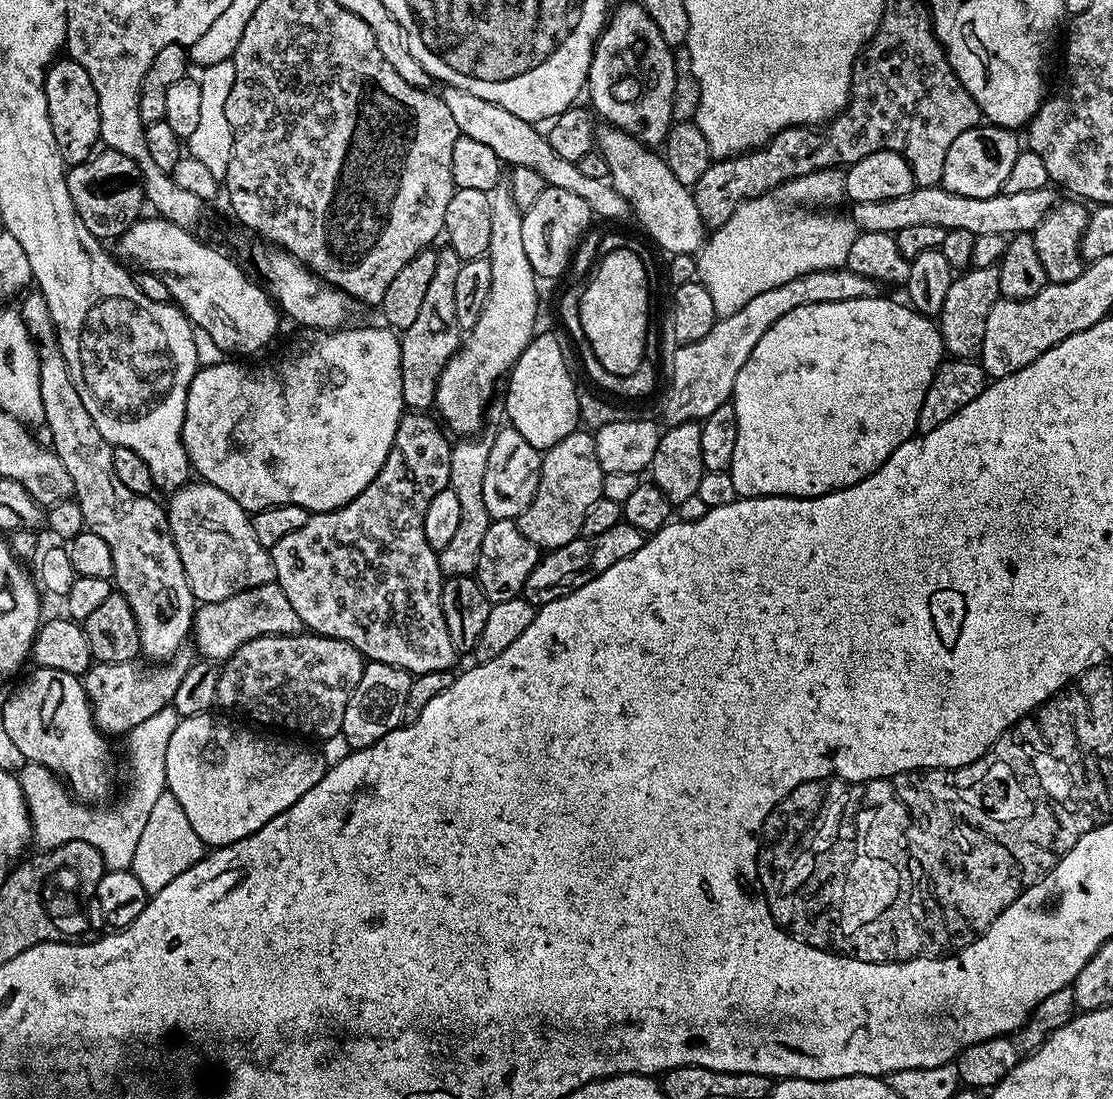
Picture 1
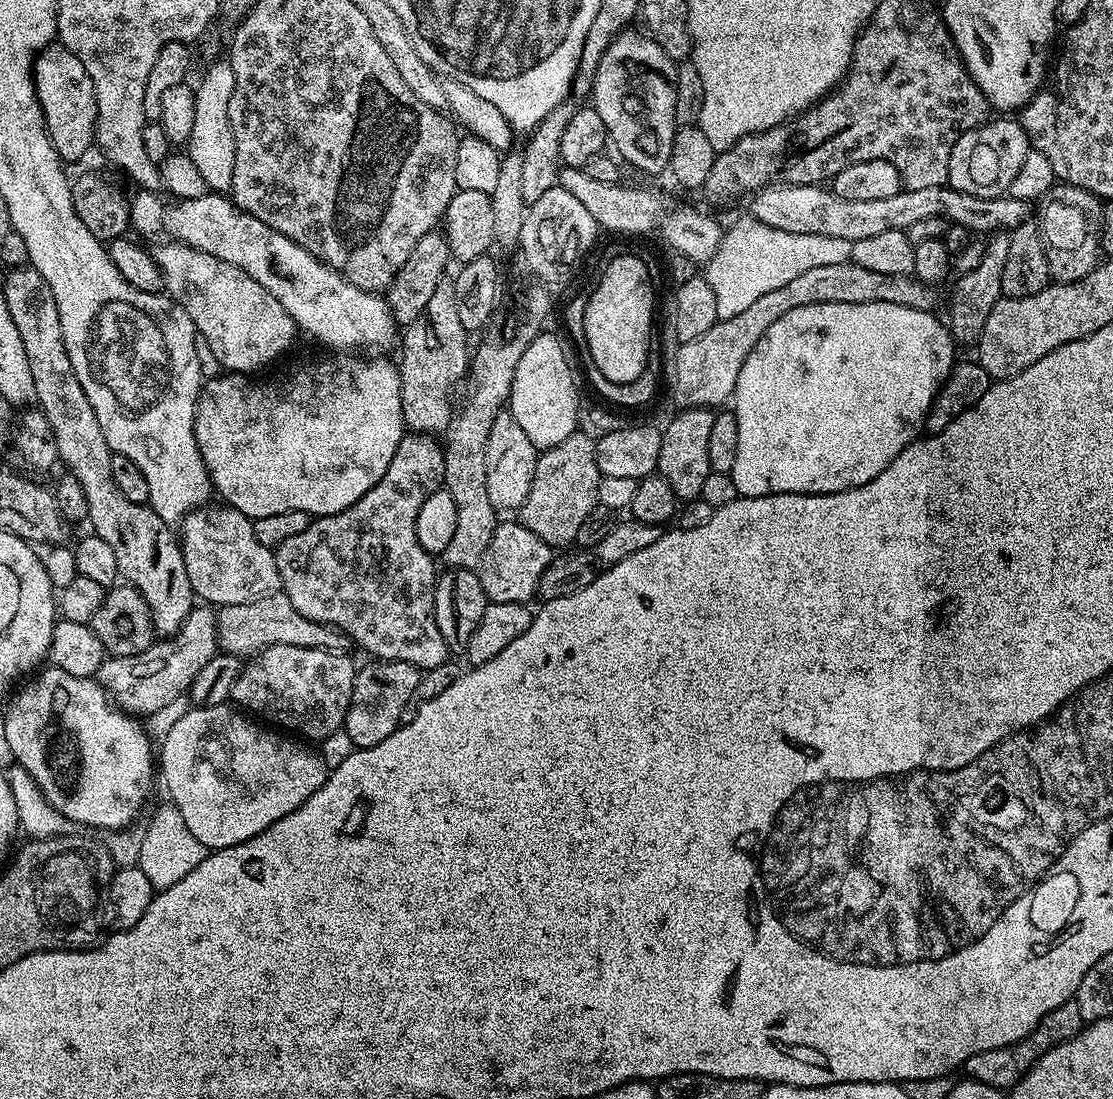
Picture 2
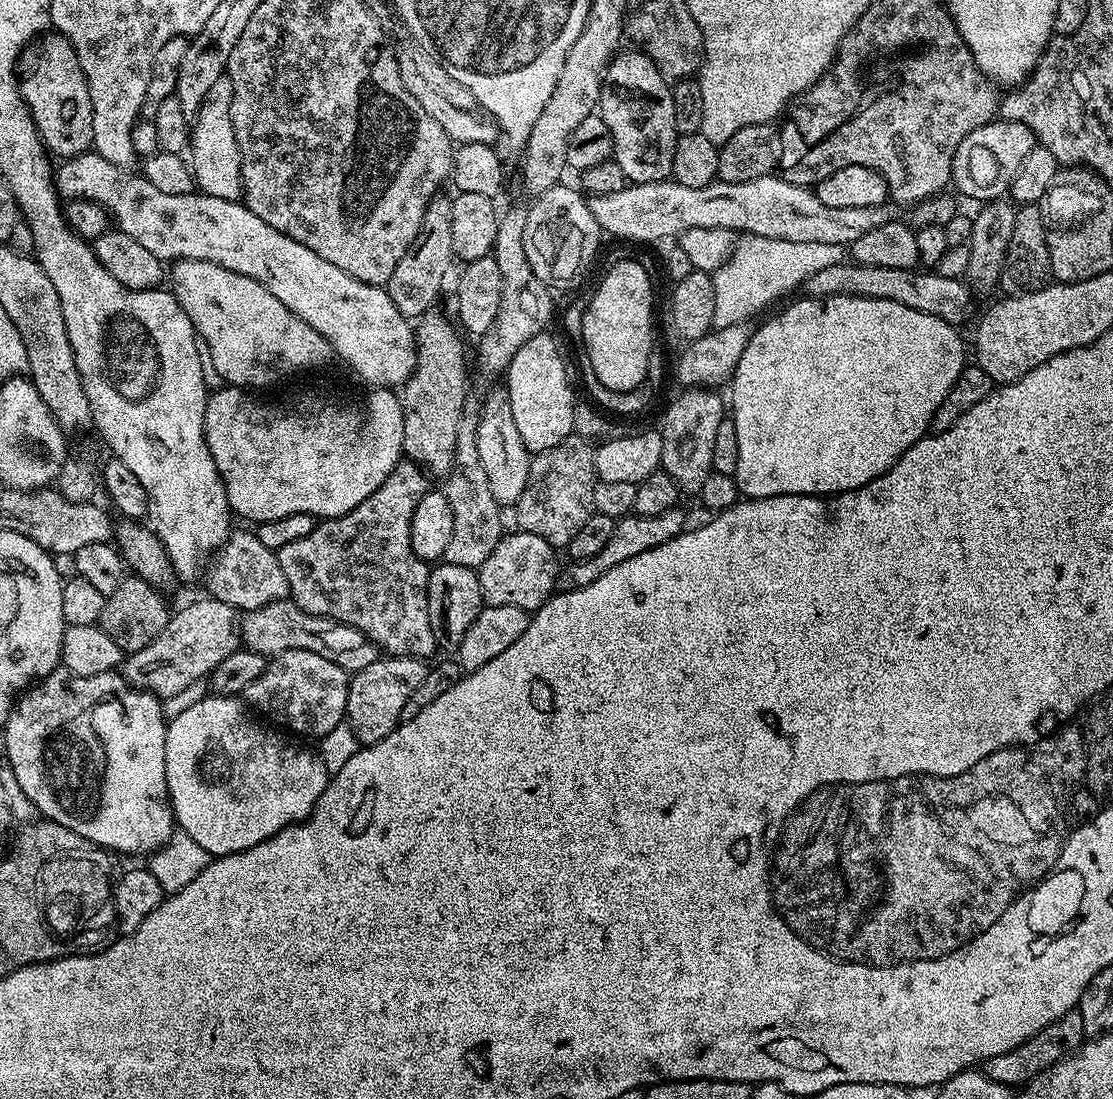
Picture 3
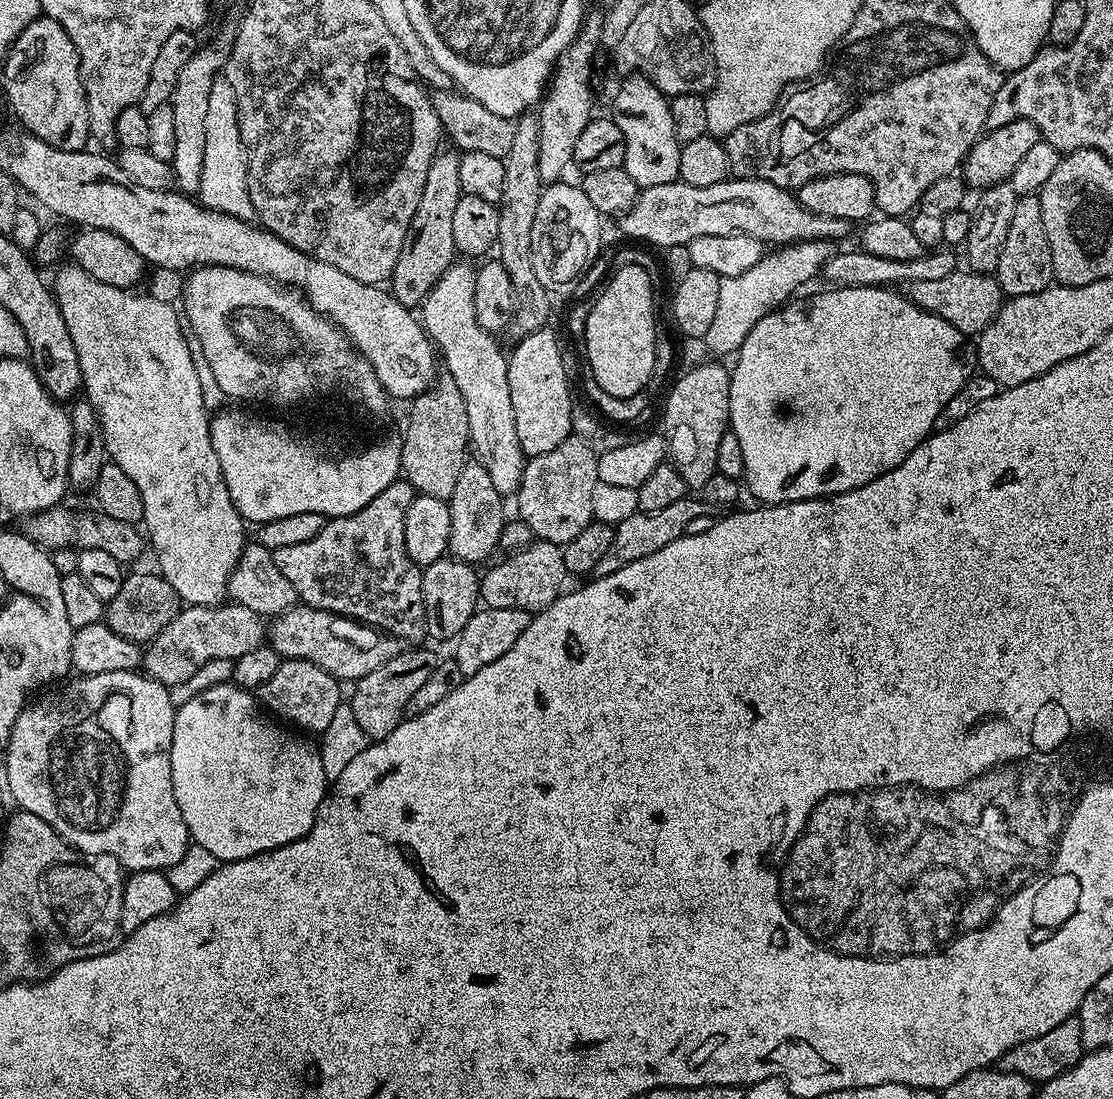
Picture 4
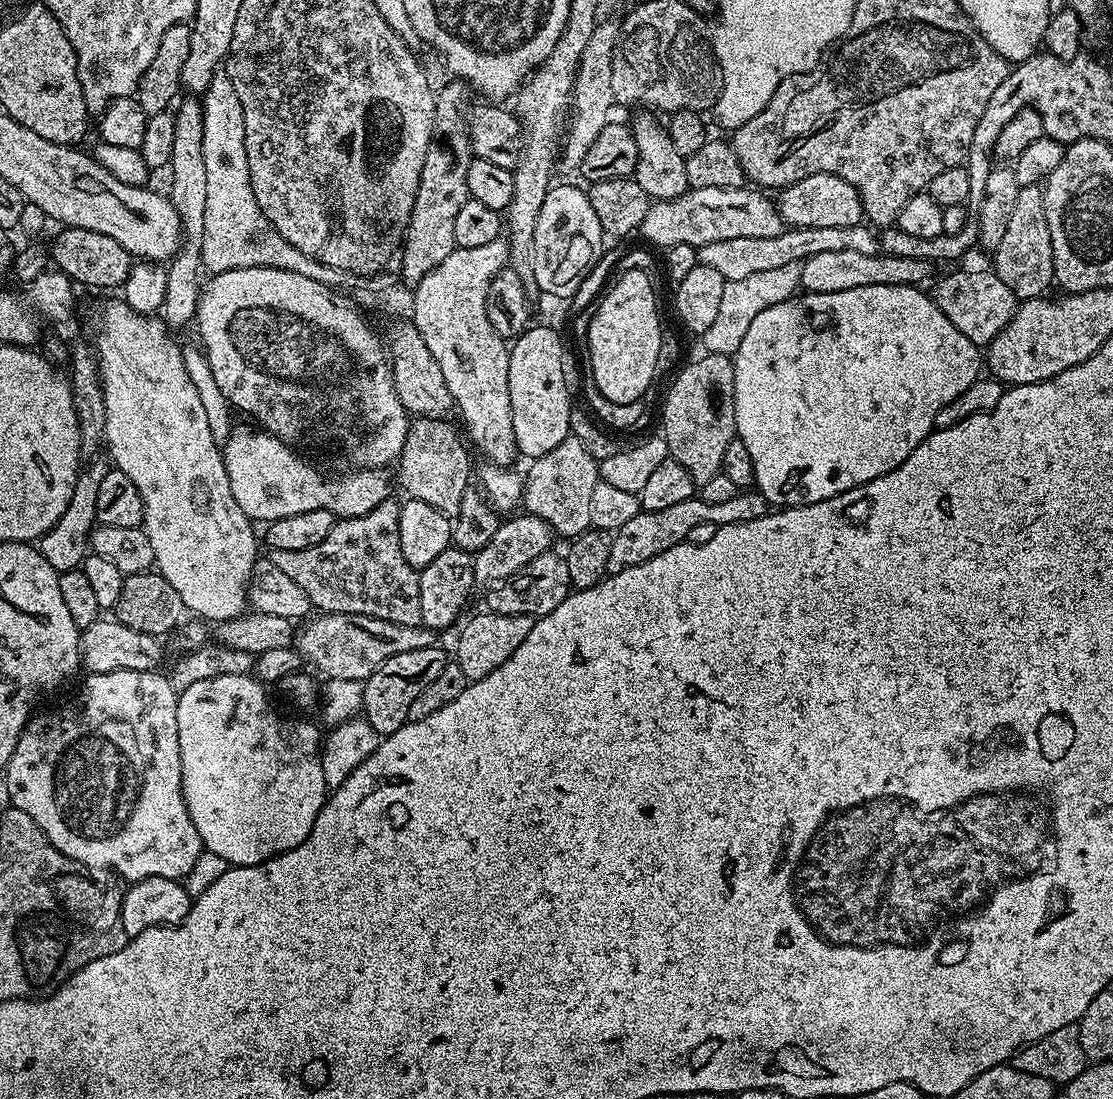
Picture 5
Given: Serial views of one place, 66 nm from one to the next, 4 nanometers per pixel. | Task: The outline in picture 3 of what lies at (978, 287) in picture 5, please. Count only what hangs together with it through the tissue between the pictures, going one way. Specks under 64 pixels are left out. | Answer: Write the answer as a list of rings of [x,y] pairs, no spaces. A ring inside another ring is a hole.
[[[841,262],[818,270],[804,281],[803,291],[809,297],[817,296],[861,296],[862,298],[882,298],[898,302],[898,306],[910,306],[910,310],[922,310],[922,314],[934,314],[947,324],[963,325],[972,308],[973,289],[961,278],[942,278],[934,270],[919,267],[894,270],[894,266],[866,266],[855,262]]]

